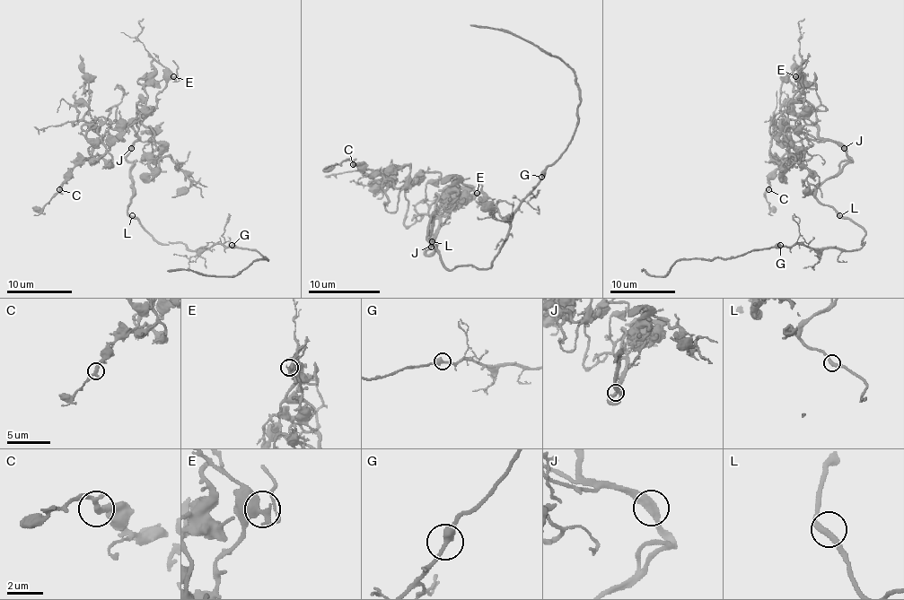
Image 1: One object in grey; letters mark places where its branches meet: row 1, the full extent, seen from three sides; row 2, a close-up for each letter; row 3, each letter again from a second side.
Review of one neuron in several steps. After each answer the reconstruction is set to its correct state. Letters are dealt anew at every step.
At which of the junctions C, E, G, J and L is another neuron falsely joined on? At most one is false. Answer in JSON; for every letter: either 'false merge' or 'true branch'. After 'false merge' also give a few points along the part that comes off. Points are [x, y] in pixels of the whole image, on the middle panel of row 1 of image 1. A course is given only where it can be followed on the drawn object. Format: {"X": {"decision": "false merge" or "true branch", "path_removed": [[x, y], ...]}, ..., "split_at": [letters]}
{"C": {"decision": "true branch"}, "E": {"decision": "true branch"}, "G": {"decision": "true branch"}, "J": {"decision": "true branch"}, "L": {"decision": "true branch"}, "split_at": []}

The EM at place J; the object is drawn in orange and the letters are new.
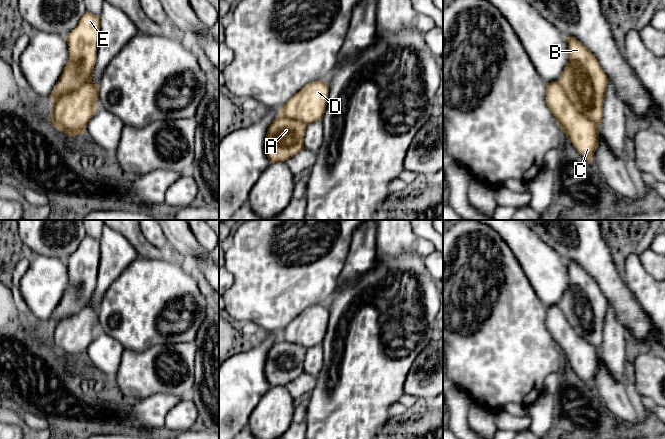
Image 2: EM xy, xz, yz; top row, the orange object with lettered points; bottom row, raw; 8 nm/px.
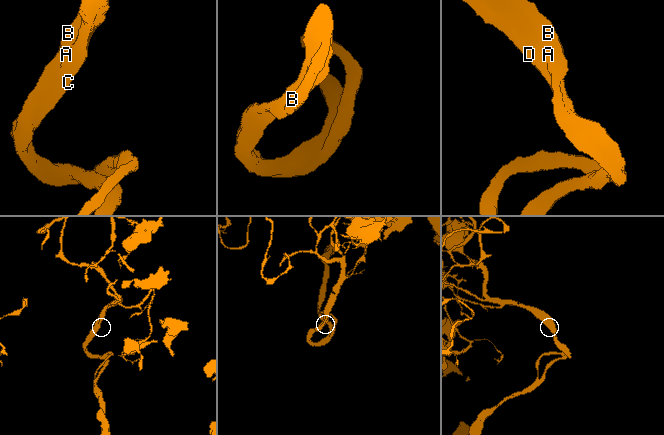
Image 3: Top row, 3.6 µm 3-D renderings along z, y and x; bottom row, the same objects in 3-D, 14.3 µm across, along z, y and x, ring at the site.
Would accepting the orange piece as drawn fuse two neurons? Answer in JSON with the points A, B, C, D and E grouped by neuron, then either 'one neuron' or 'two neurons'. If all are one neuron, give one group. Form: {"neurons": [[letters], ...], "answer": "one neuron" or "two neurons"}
{"neurons": [["A", "B", "C", "D", "E"]], "answer": "one neuron"}

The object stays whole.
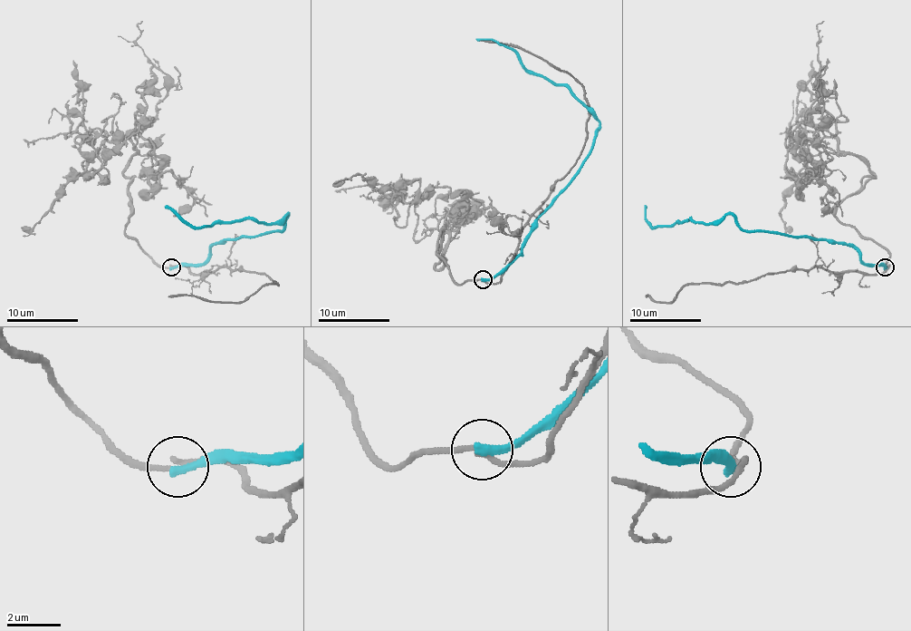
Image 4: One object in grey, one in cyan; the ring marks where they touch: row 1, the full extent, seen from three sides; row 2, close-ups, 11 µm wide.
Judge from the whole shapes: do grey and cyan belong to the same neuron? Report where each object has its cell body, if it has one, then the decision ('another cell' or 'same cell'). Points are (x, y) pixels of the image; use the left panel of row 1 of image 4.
grey none | cyan none | another cell

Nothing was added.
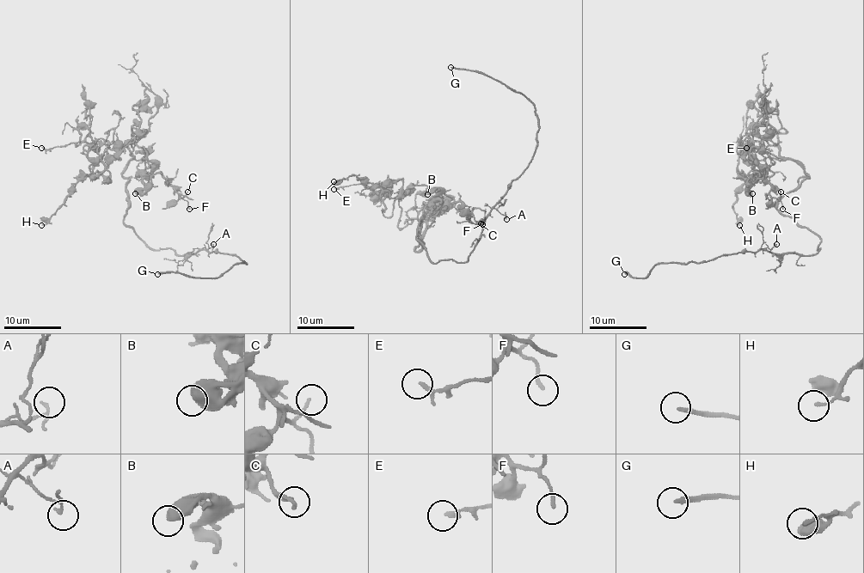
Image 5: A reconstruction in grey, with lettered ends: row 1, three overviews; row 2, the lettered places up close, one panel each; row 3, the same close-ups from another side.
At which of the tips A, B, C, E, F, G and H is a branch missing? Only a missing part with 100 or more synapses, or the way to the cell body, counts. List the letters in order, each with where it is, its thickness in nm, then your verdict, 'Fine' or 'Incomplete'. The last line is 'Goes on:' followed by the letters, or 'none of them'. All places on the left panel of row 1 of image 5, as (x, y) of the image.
A: Place: (213, 244). Thickness 100 nm. Fine
B: Place: (135, 193). Thickness 600 nm. Fine
C: Place: (187, 192). Thickness 110 nm. Fine
E: Place: (41, 148). Thickness 140 nm. Fine
F: Place: (189, 209). Thickness 150 nm. Fine
G: Place: (157, 274). Thickness 200 nm. Incomplete
H: Place: (41, 225). Thickness 130 nm. Fine
Goes on: G

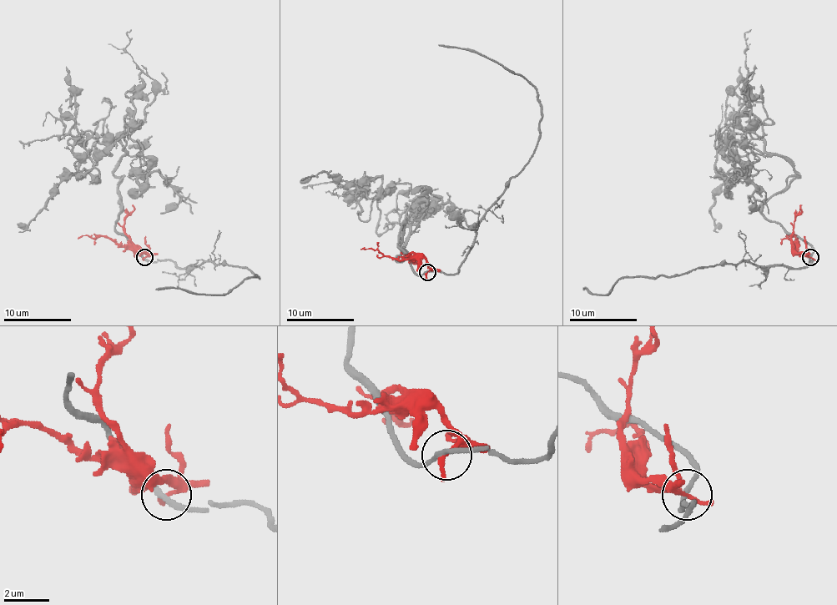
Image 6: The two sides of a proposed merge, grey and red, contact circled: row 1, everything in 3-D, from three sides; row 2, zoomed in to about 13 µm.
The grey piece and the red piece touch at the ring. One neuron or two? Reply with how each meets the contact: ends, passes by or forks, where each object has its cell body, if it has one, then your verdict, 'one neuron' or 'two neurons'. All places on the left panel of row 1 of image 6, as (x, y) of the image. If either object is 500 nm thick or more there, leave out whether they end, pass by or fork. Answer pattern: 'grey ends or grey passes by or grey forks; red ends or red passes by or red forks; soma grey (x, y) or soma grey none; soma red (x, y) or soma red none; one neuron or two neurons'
grey passes by; red passes by; soma grey none; soma red none; two neurons

